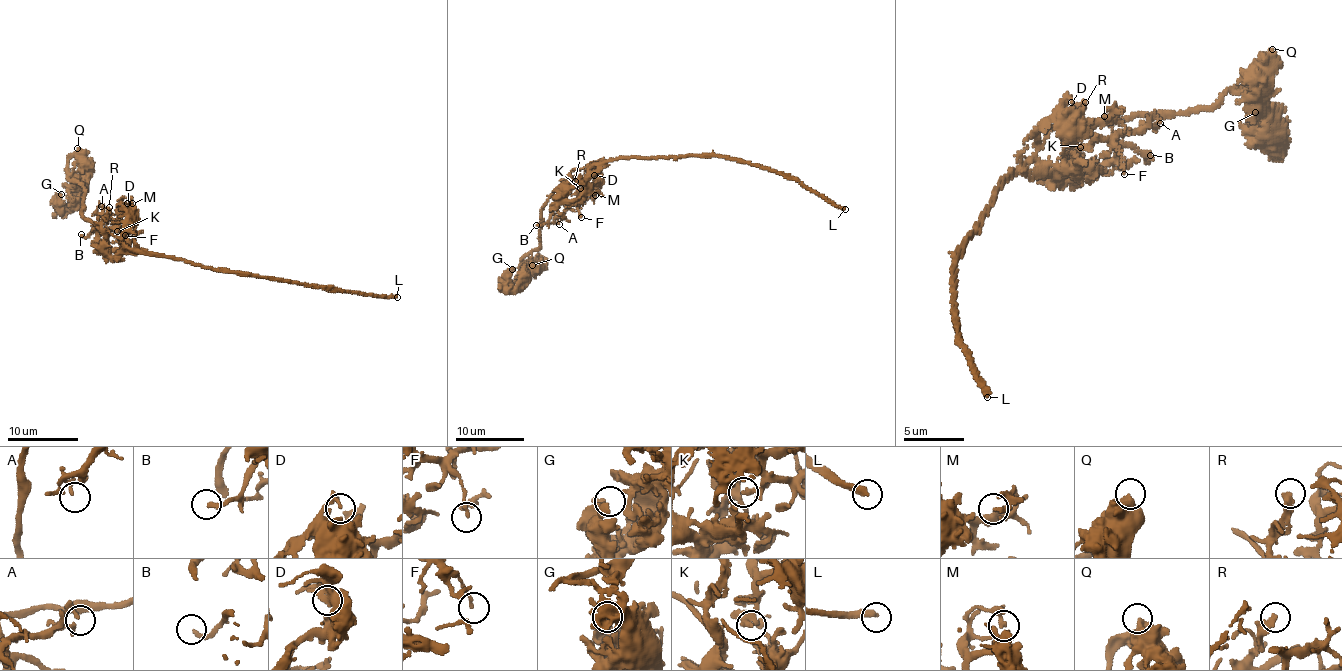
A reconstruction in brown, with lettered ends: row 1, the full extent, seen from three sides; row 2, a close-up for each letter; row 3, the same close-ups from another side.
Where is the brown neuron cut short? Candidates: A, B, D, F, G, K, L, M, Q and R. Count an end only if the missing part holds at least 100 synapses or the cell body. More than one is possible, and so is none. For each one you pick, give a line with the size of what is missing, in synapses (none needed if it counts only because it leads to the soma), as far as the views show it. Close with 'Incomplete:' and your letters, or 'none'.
Incomplete: L

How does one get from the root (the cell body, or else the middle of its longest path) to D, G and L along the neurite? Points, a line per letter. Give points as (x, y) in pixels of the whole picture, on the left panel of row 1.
D: (147, 254), (142, 254), (135, 244), (136, 235), (131, 230), (132, 223), (123, 203), (127, 203)
G: (147, 254), (110, 257), (82, 212), (81, 182), (68, 210), (61, 194)
L: (147, 254), (181, 258), (225, 272), (397, 297)

